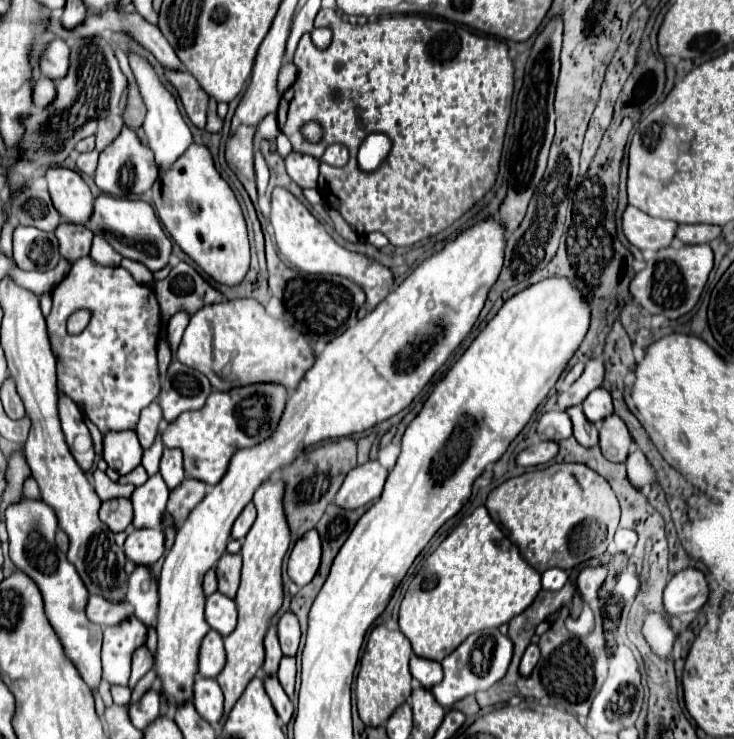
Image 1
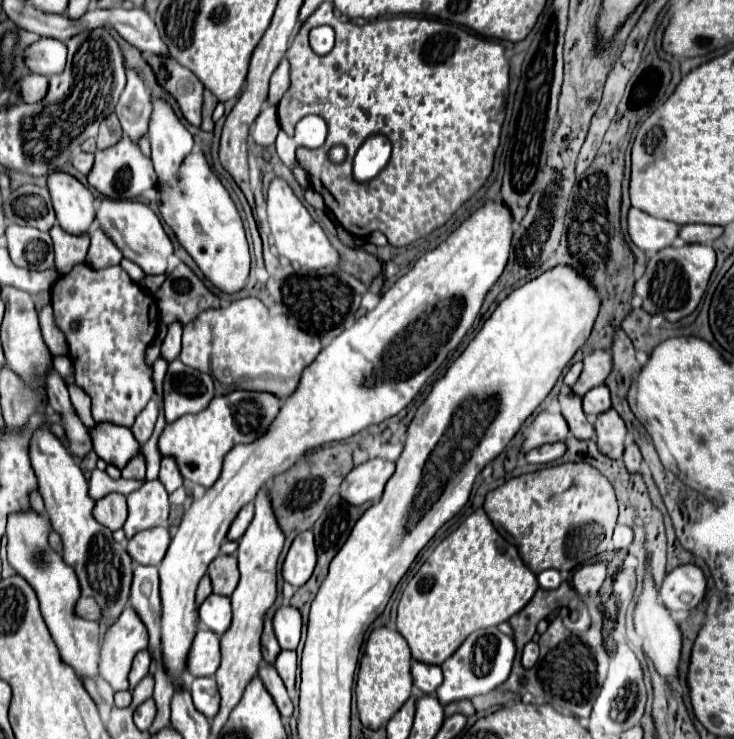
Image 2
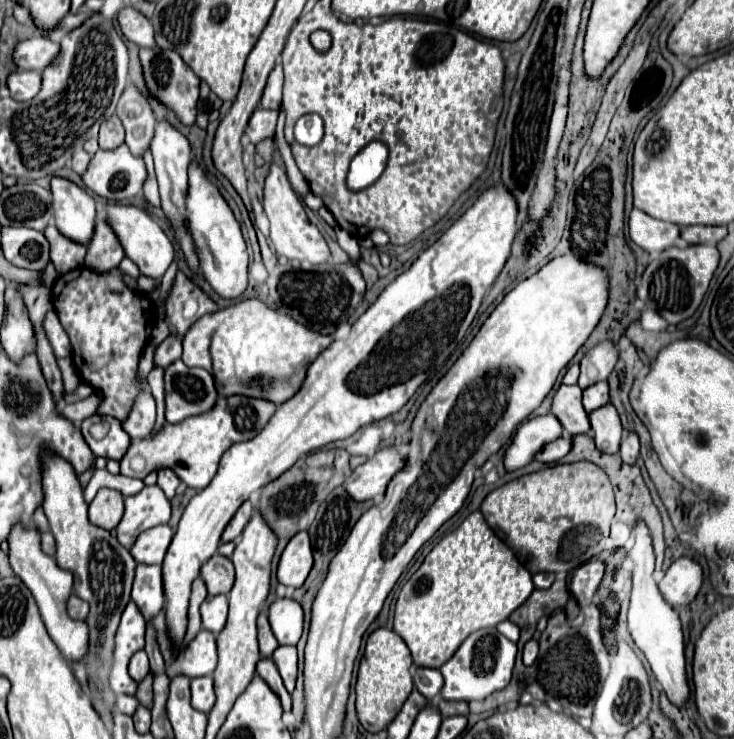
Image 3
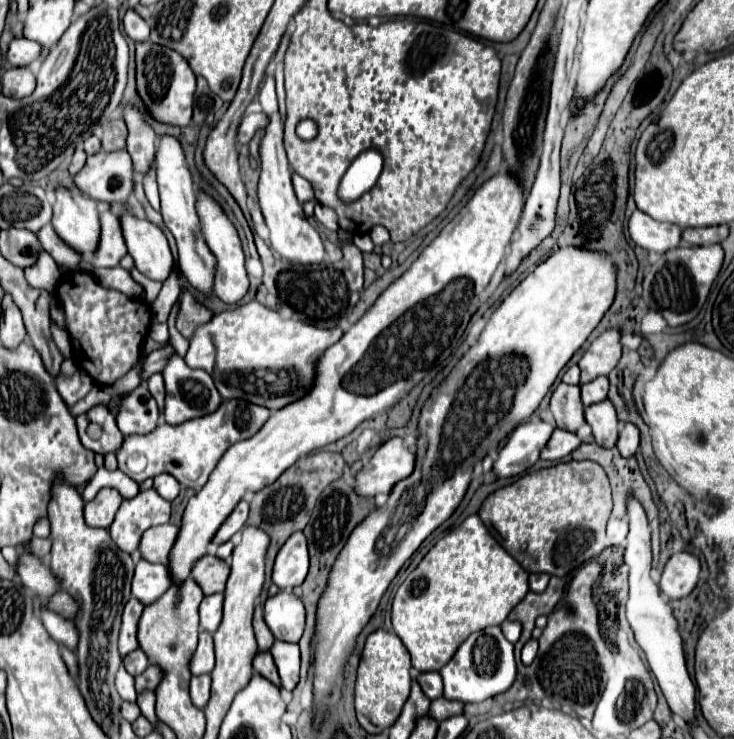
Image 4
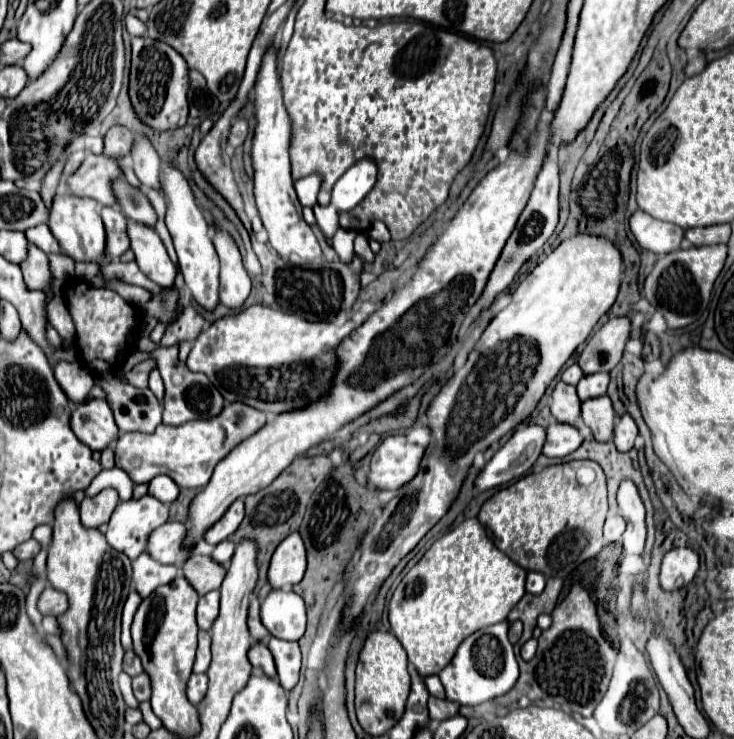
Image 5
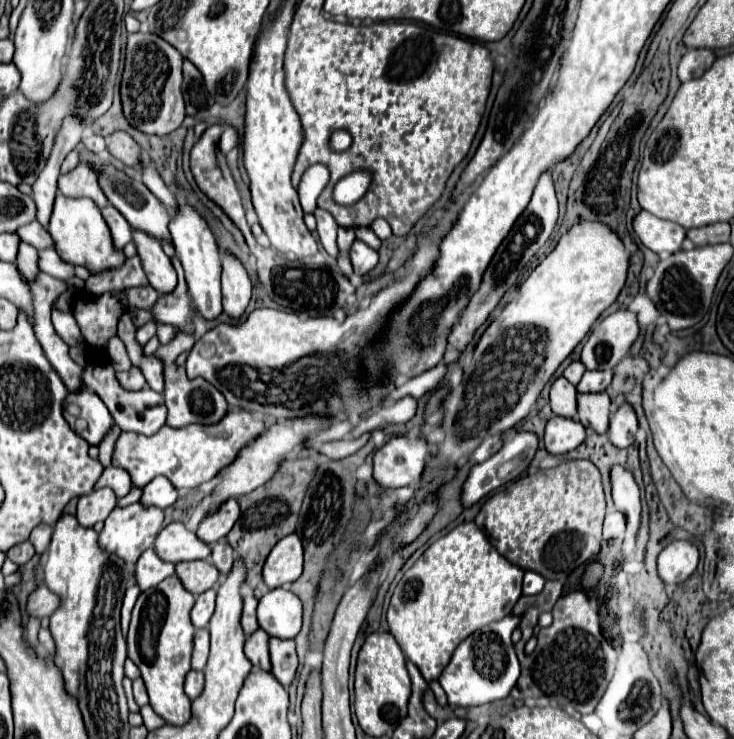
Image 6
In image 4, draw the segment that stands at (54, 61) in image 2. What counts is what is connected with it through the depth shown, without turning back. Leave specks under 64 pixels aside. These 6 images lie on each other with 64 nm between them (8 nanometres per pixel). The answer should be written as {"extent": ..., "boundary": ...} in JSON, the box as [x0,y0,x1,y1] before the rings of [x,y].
{"extent":[6,38,42,66],"boundary":[[[20,38],[20,40],[12,40],[6,60],[10,66],[32,66],[34,62],[40,60],[42,56],[42,44],[28,40],[28,38]]]}

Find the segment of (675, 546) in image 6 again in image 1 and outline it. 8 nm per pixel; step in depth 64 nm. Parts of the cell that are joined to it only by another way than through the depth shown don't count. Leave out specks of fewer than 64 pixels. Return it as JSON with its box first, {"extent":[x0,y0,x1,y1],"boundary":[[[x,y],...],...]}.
{"extent":[664,568,708,616],"boundary":[[[686,568],[682,572],[678,572],[666,586],[664,590],[664,610],[670,614],[670,616],[680,616],[680,614],[688,614],[690,610],[698,612],[708,600],[708,584],[706,584],[706,578],[700,570],[696,568]]]}

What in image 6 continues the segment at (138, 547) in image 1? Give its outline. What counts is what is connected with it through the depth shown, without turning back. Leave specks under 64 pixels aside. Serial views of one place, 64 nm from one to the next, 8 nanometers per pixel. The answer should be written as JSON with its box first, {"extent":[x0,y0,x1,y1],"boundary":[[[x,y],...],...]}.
{"extent":[154,522,210,564],"boundary":[[[172,522],[164,526],[156,536],[154,548],[164,562],[172,564],[210,556],[210,546],[200,542],[198,536],[190,532],[182,522]]]}

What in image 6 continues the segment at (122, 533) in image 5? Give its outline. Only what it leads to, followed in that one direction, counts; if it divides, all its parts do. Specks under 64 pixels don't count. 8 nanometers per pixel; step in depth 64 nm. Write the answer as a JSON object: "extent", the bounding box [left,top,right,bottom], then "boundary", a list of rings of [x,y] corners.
{"extent":[100,502,164,566],"boundary":[[[142,502],[124,508],[116,506],[104,522],[104,530],[100,532],[100,546],[106,548],[106,552],[118,554],[120,558],[126,560],[126,564],[132,566],[140,558],[140,554],[152,546],[156,532],[162,528],[162,522],[164,522],[164,510],[158,506],[148,508]]]}

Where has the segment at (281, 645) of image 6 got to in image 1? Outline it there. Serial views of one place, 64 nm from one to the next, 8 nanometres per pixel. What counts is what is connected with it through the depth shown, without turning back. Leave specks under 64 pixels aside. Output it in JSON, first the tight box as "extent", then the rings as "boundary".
{"extent":[276,656,296,698],"boundary":[[[284,656],[284,660],[280,662],[280,670],[278,670],[276,676],[278,676],[284,692],[292,698],[294,696],[294,678],[296,678],[296,660]]]}

